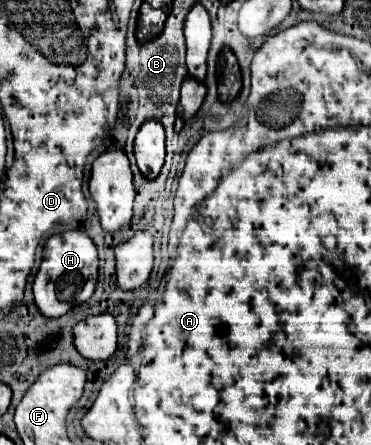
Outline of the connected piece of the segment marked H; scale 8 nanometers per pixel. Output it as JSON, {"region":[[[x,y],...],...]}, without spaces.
{"region":[[[80,230],[52,236],[44,246],[44,262],[34,280],[34,300],[46,318],[60,318],[74,306],[90,300],[98,278],[98,252],[90,236]]]}

